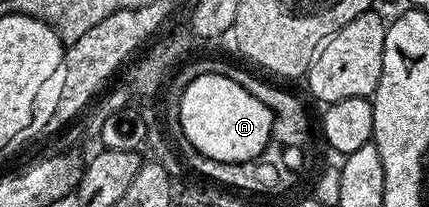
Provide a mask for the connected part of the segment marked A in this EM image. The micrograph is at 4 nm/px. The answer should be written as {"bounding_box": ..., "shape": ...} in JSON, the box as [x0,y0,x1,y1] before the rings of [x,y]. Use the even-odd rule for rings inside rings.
{"bounding_box":[179,74,274,162],"shape":[[[204,74],[188,82],[179,100],[179,122],[182,134],[200,154],[220,162],[255,160],[274,135],[274,116],[268,106],[220,74]]]}

